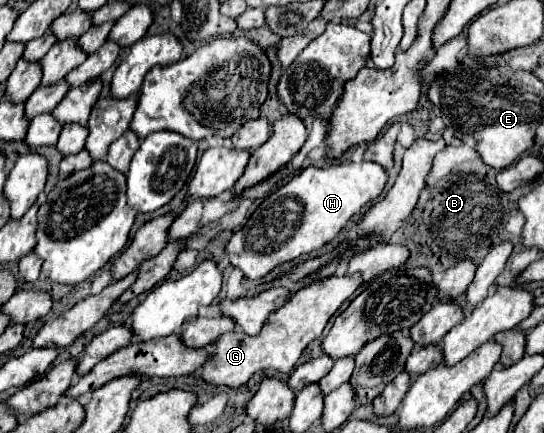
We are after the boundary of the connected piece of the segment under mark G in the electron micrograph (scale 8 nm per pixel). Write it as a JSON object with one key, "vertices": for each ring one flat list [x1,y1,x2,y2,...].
{"vertices":[[334,274,328,276,326,280,314,280,302,286,298,292,292,294,292,298,278,312,274,312,268,318,260,334,248,336,236,330,220,336,220,340,216,340,210,346,212,358,196,374,210,384,230,386,230,388,244,386,256,372,276,370,280,374,288,374,298,362,304,348,312,340,322,336,322,330,330,320,330,316,340,308,342,302,346,302,358,290,358,286,362,286,360,274,350,274,350,276]]}

